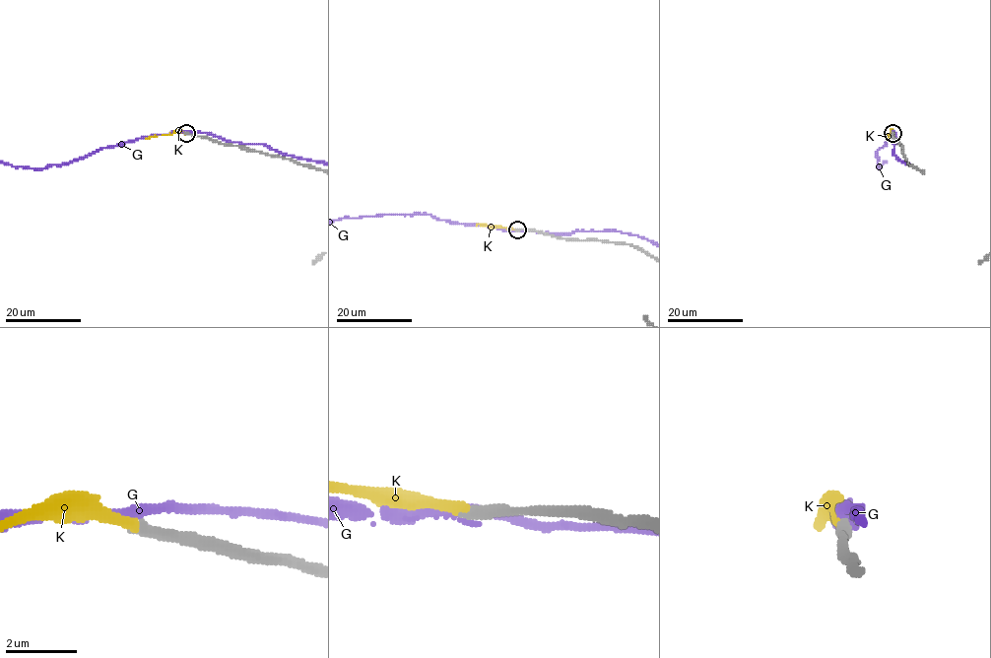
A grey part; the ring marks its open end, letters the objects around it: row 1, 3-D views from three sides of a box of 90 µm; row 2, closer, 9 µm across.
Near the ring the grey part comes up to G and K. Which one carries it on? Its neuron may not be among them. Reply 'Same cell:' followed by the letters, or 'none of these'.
Same cell: K

